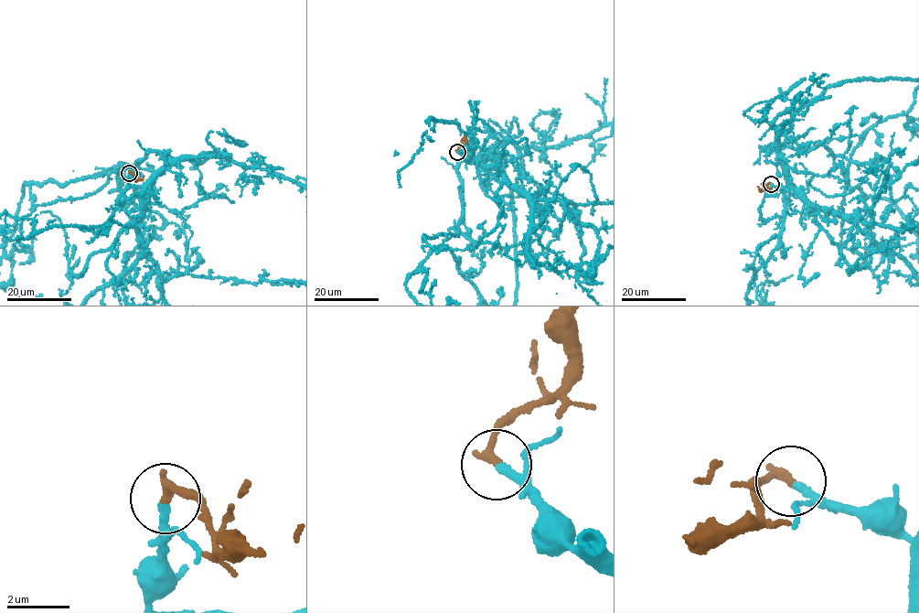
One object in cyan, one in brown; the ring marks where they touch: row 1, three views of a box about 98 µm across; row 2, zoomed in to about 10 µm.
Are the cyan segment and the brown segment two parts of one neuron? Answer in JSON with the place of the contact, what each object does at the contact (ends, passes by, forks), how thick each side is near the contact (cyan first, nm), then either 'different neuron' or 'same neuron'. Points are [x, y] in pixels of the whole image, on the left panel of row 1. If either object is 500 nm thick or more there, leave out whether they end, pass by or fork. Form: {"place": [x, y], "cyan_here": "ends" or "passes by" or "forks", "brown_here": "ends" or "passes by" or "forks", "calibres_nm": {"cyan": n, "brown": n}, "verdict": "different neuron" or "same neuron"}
{"place": [129, 173], "cyan_here": "passes by", "brown_here": "ends", "calibres_nm": {"cyan": 180, "brown": 320}, "verdict": "same neuron"}

